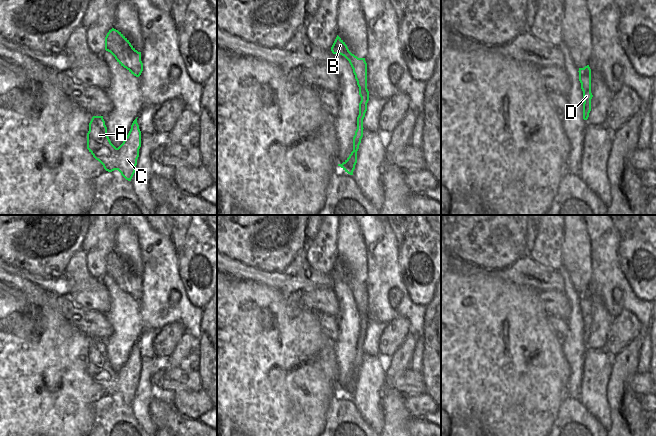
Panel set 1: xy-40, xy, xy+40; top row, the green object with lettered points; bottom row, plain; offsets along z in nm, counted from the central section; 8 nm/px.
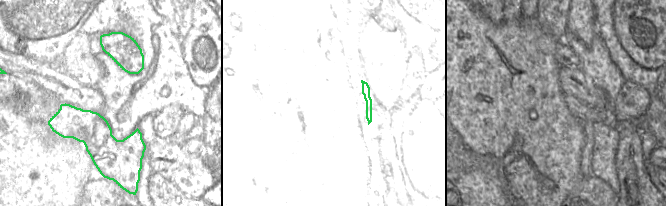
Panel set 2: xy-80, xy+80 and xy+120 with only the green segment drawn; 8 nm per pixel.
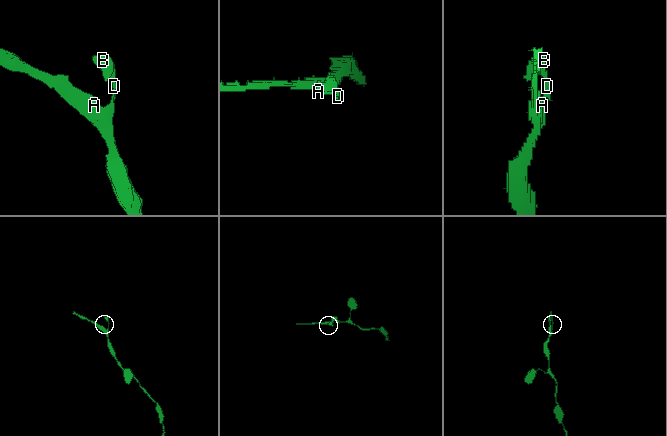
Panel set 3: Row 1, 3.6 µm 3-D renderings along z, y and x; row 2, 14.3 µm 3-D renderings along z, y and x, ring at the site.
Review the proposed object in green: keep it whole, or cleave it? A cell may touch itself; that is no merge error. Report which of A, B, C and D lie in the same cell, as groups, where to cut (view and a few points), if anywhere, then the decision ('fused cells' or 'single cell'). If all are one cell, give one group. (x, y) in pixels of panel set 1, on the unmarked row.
groups A B C D; cut none; single cell

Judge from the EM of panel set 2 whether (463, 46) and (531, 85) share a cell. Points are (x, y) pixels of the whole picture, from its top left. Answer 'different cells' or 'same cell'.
same cell

